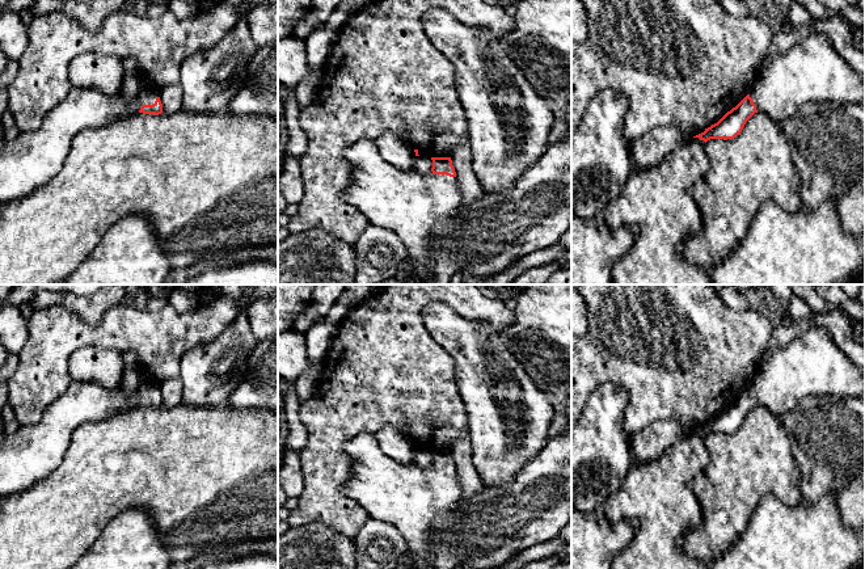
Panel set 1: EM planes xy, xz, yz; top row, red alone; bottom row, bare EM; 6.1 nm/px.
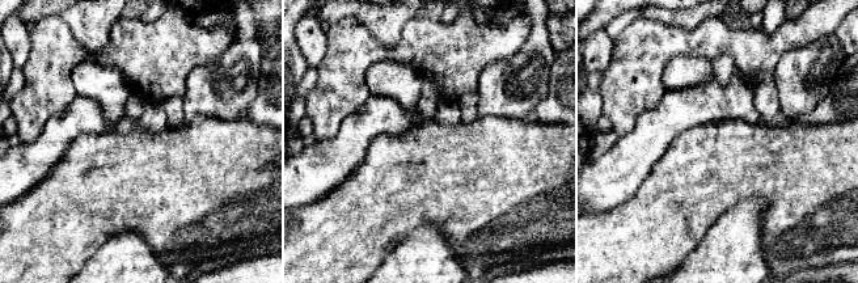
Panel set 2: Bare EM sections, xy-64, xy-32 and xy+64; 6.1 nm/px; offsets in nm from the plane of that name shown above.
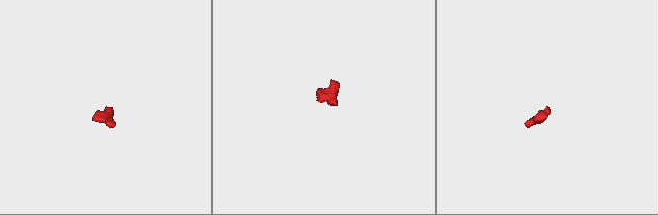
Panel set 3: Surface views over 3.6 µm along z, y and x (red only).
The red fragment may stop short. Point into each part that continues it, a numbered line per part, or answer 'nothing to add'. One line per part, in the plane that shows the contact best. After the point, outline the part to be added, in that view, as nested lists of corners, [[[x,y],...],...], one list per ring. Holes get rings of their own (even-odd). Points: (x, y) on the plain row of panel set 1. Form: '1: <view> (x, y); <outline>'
1: xy (30, 454); [[[142,375],[132,396],[127,396],[121,384],[117,388],[106,388],[93,382],[72,380],[66,392],[46,406],[34,425],[20,426],[14,434],[0,442],[0,497],[24,492],[50,475],[60,464],[72,433],[81,423],[139,406],[143,399],[153,399],[157,391],[159,385]]]

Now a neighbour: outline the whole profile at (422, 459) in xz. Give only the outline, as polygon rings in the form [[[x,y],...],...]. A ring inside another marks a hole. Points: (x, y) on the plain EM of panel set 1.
[[[415,450],[413,464],[419,468],[427,468],[431,465],[432,454],[431,451]]]

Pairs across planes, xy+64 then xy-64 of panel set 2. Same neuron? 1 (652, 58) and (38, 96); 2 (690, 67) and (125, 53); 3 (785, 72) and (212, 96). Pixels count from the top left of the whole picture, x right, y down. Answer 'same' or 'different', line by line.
1: same
2: different
3: same

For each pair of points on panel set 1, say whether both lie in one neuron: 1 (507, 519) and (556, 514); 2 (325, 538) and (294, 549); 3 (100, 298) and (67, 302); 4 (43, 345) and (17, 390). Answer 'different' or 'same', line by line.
1: same
2: same
3: same
4: same

